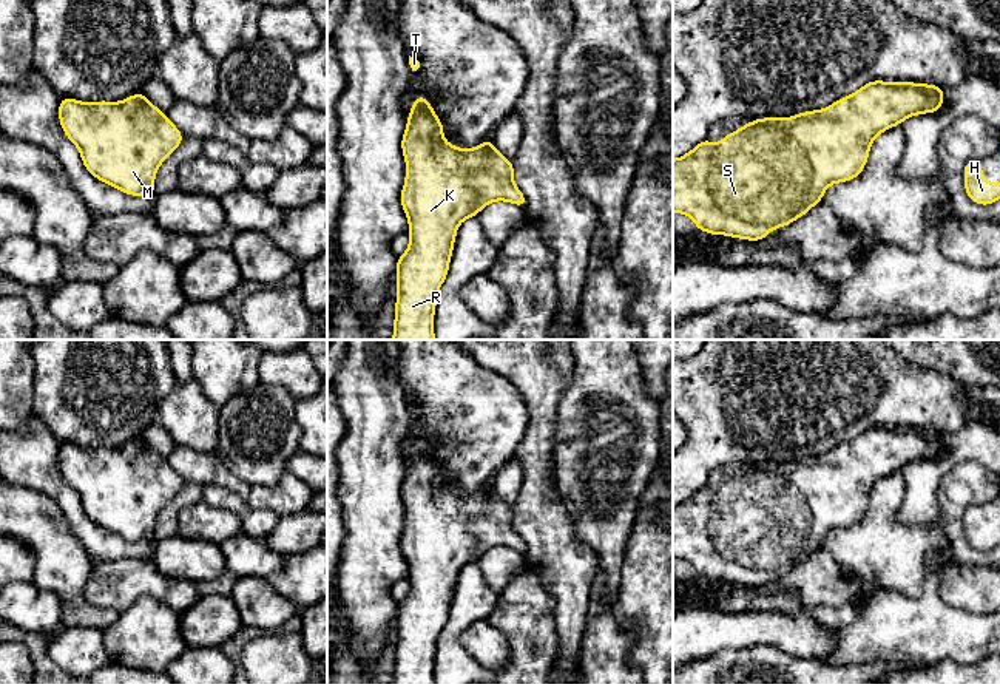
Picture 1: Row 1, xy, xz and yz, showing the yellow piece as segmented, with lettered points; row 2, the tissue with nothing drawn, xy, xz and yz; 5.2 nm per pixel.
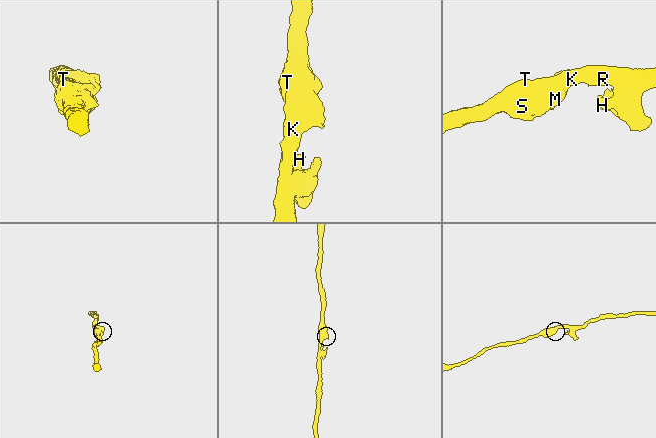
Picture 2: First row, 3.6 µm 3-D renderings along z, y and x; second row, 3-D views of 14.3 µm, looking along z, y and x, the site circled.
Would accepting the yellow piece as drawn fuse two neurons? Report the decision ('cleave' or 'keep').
keep

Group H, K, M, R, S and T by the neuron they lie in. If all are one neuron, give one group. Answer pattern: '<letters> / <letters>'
H K M R S T

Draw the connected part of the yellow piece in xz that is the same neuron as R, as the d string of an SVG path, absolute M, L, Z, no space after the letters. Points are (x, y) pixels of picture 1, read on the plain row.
M424 442L412 448L401 496L406 505L406 527L400 547L409 565L410 590L397 604L398 641L392 684L435 684L437 639L449 618L458 571L494 547L506 547L525 554L526 542L514 530L512 506L494 494L491 483L466 496L446 488L443 469Z

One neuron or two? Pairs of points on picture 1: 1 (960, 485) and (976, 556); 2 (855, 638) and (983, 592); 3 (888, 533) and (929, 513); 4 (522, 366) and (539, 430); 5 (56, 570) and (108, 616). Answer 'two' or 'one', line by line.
1: one
2: two
3: two
4: one
5: one

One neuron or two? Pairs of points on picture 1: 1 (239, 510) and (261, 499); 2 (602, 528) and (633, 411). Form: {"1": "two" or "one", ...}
{"1": "two", "2": "one"}

